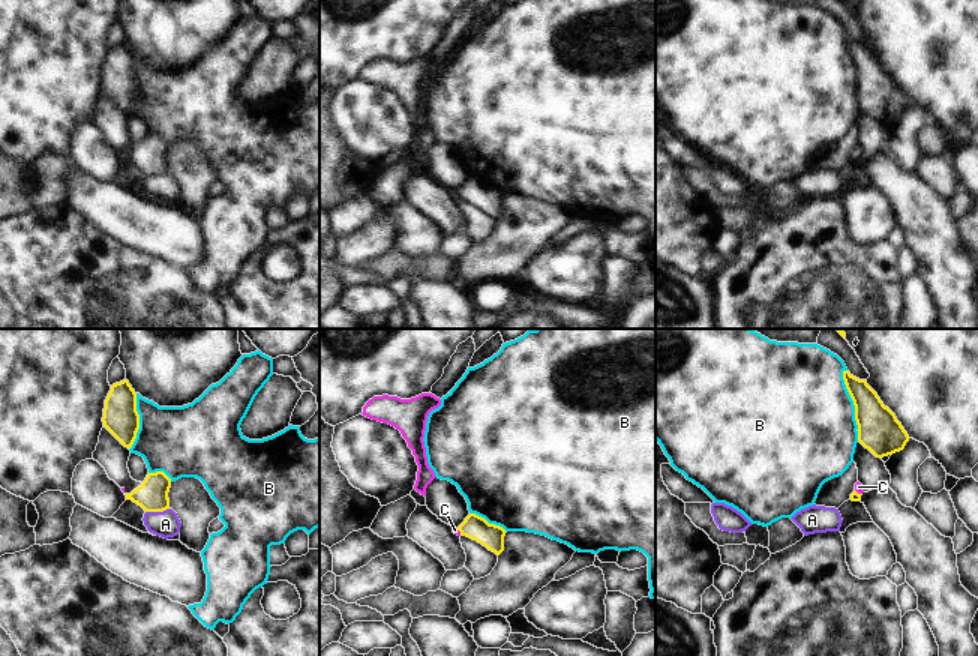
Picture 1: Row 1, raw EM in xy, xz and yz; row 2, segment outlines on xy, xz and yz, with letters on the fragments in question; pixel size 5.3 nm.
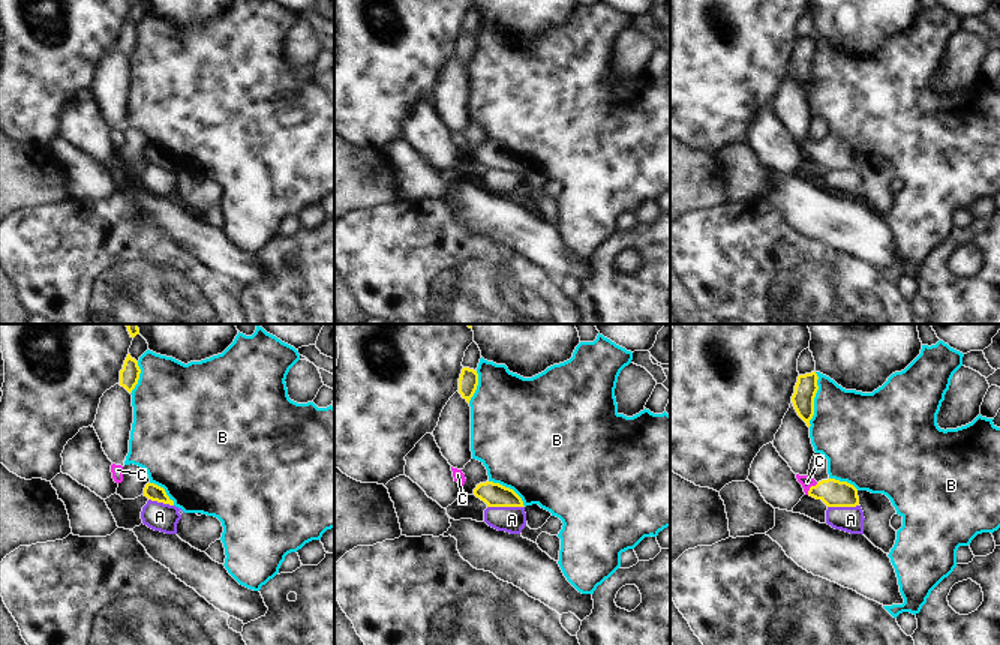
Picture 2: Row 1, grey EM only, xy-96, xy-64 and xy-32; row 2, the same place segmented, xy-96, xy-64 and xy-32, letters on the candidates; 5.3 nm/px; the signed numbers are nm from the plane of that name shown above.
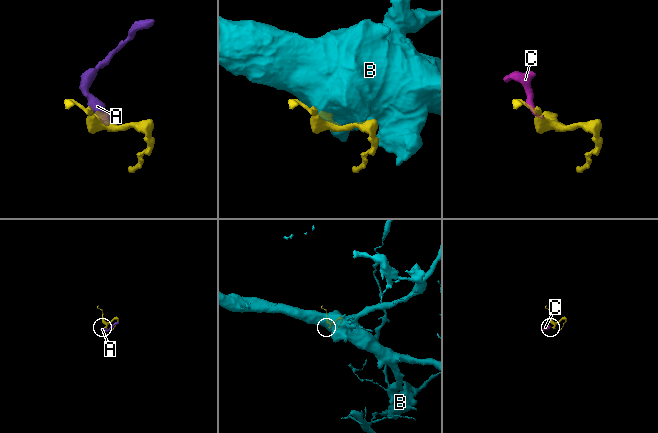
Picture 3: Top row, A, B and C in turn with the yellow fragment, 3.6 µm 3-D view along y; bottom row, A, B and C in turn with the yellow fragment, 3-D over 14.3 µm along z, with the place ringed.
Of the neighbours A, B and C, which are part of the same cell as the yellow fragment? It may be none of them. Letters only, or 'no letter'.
C

